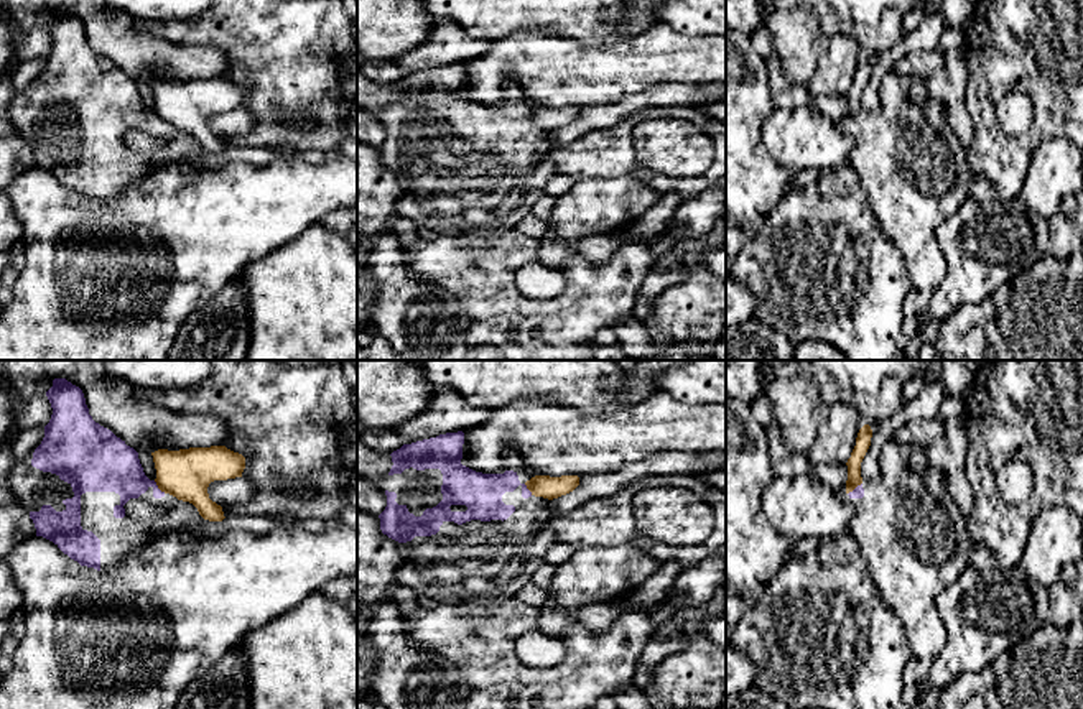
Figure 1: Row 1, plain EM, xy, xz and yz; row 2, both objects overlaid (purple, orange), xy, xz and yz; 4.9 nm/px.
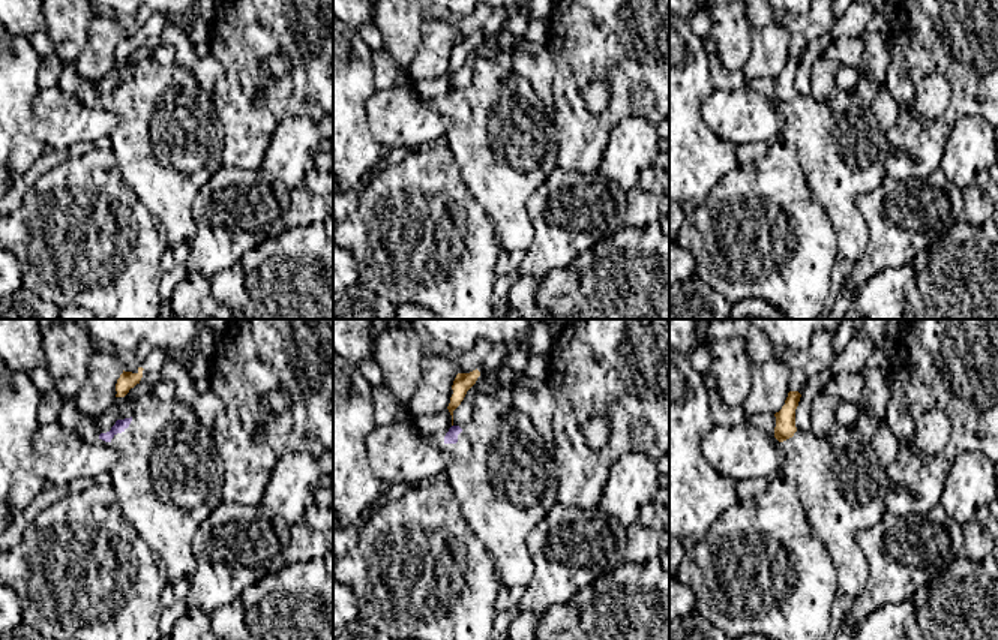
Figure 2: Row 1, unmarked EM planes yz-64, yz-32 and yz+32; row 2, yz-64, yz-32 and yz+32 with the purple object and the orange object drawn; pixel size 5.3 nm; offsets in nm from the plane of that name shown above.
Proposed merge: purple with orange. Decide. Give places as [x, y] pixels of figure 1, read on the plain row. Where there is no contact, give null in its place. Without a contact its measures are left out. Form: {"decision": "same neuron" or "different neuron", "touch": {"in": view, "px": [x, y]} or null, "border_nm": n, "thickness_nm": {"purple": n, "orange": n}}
{"decision": "different neuron", "touch": {"in": "xy", "px": [157, 119]}, "border_nm": 90, "thickness_nm": {"purple": 260, "orange": 240}}

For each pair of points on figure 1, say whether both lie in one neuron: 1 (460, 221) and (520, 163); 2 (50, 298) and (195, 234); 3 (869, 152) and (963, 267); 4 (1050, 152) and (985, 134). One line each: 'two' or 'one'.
1: one
2: one
3: two
4: two

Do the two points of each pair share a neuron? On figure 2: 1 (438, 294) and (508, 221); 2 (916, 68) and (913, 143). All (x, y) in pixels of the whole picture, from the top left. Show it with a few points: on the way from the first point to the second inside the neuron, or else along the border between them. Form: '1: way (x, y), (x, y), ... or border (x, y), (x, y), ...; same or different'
1: border (477, 203), (494, 222), (503, 248); different
2: way (944, 65), (956, 77), (956, 108), (941, 125); same

